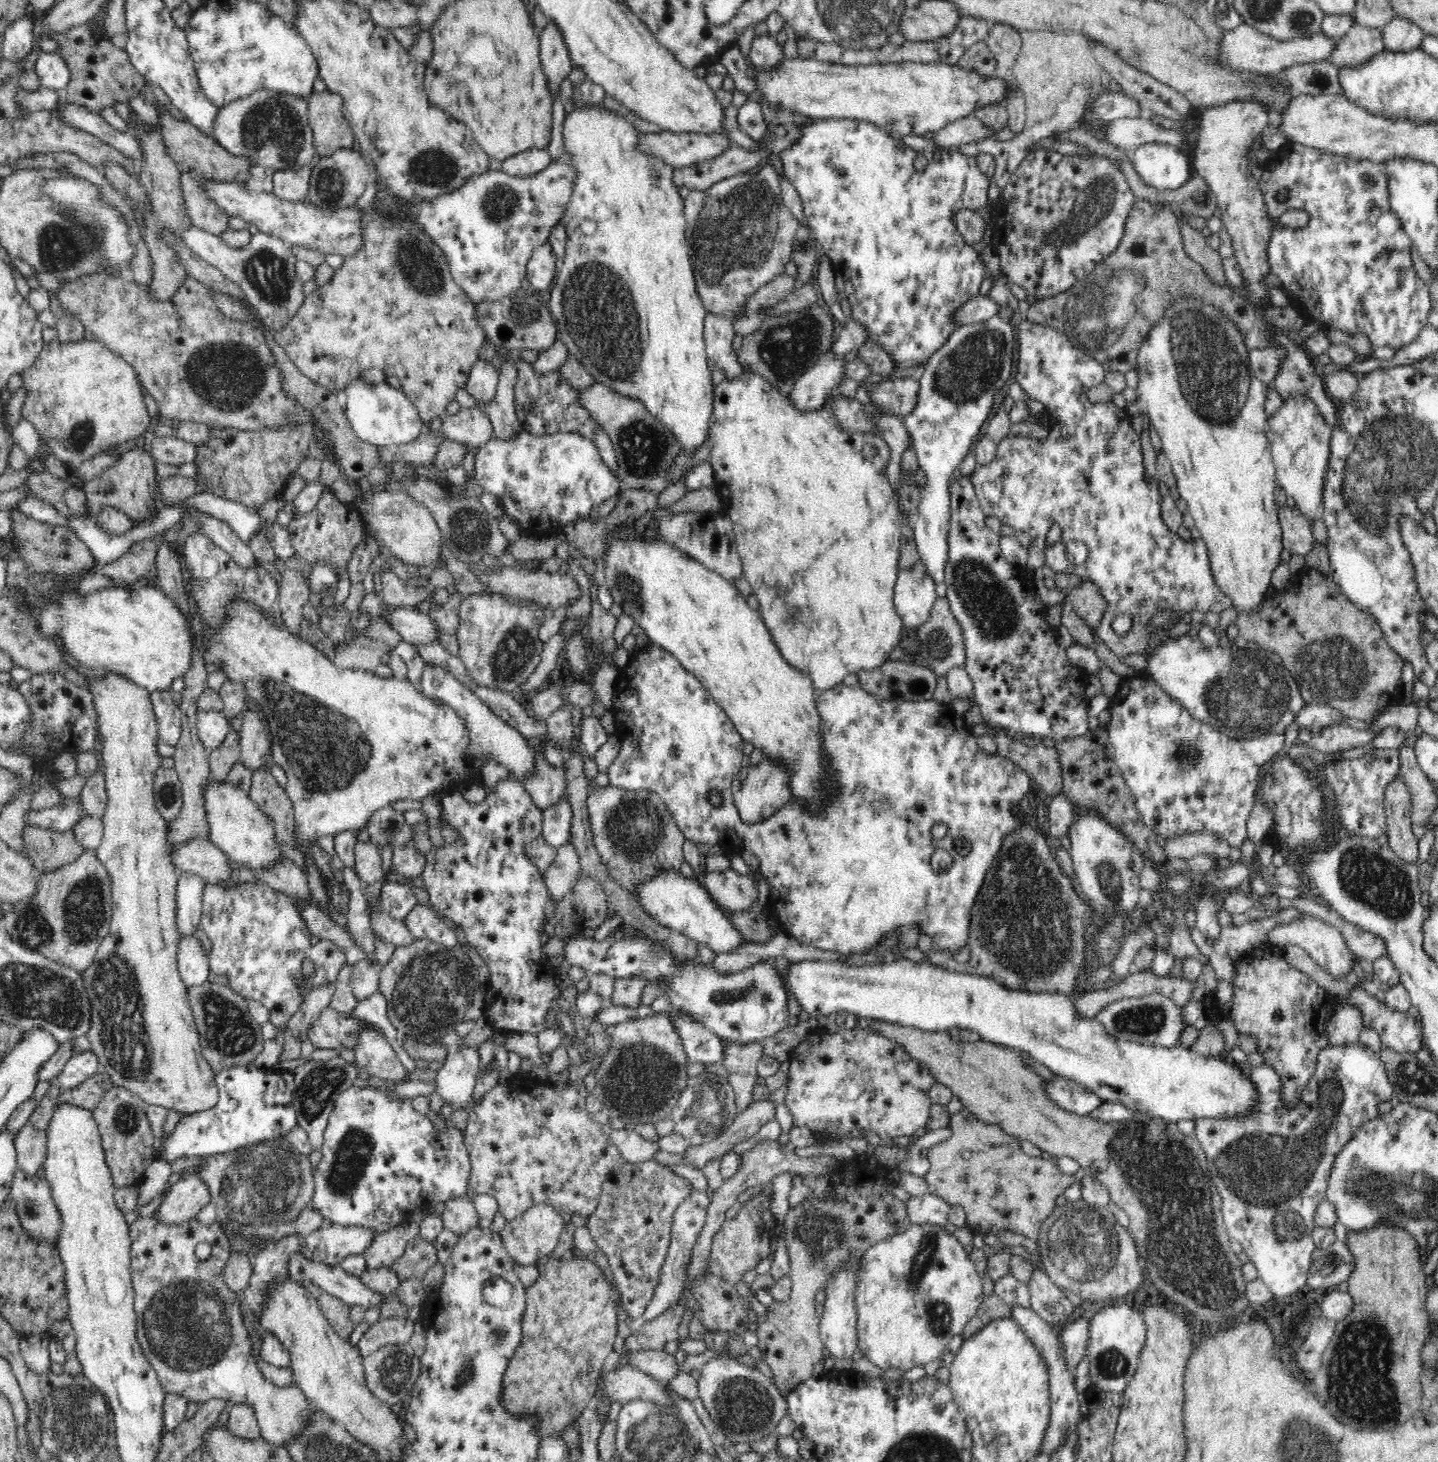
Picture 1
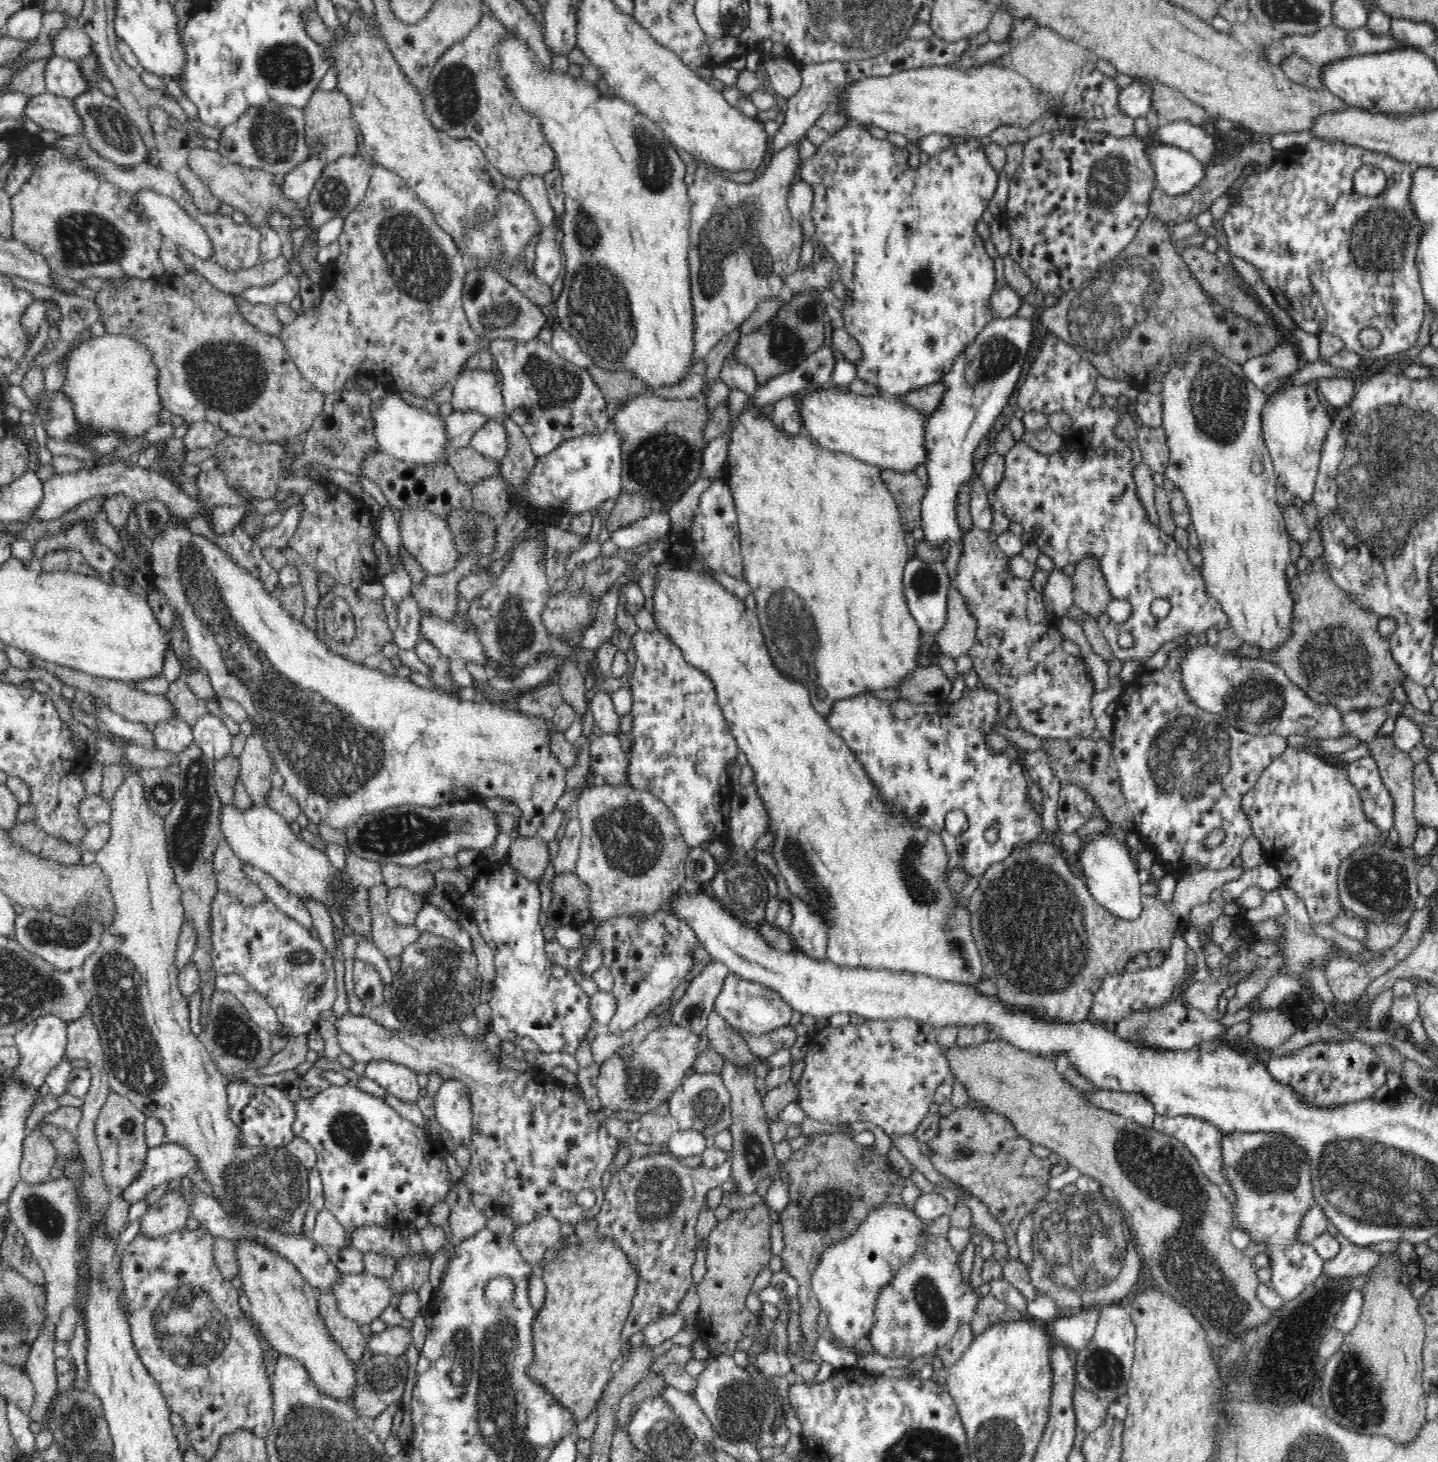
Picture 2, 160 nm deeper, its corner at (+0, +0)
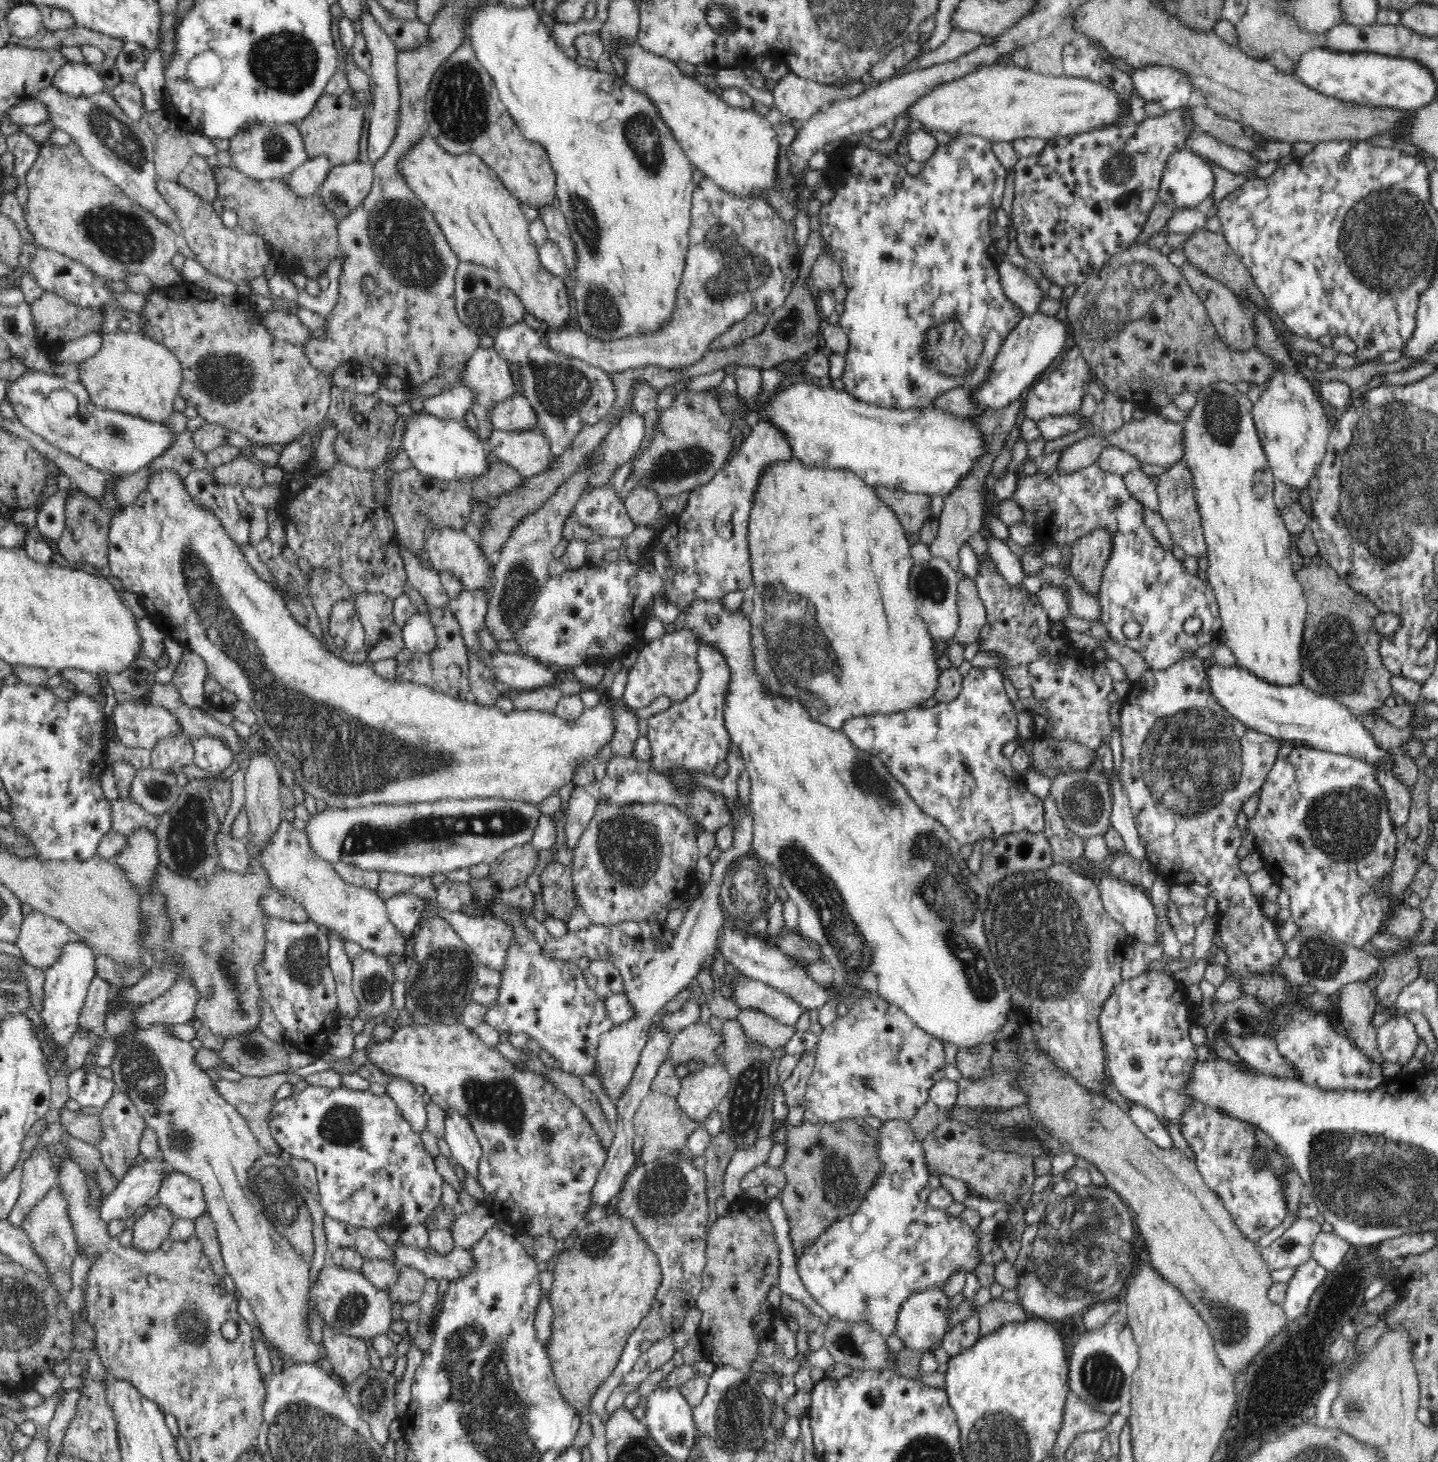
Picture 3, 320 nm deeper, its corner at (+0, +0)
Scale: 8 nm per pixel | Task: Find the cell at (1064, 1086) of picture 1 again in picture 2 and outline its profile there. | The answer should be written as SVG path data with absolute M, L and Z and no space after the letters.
M1094 1089L1093 1093L1084 1092L1084 1097L1104 1110L1125 1116L1146 1127L1152 1127L1154 1116L1156 1116L1152 1103L1140 1098L1140 1095Z

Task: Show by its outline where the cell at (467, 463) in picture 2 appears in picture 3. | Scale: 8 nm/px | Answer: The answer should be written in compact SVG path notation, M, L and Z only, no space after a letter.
M490 458L488 470L473 481L477 488L491 495L510 494L514 488L522 488L525 476L514 467Z

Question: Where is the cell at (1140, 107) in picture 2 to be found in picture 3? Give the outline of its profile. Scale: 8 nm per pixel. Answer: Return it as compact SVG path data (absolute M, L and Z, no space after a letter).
M1152 65L1135 69L1133 88L1145 101L1158 101L1166 111L1182 109L1193 92L1188 75L1174 67Z

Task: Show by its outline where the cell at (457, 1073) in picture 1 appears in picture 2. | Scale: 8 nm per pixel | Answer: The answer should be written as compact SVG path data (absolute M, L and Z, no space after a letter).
M444 1080L434 1097L435 1118L446 1129L450 1140L470 1148L472 1143L471 1099L461 1080Z

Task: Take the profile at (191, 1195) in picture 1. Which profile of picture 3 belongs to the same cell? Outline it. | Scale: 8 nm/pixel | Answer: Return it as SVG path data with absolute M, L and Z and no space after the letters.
M159 1204L136 1220L132 1232L132 1247L152 1252L169 1238L176 1217L168 1207Z

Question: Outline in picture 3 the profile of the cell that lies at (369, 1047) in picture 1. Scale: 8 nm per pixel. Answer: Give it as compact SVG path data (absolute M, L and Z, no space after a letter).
M388 1076L388 1084L384 1084L386 1093L394 1099L396 1106L402 1111L404 1118L411 1124L416 1133L426 1128L426 1103L416 1091L416 1086L402 1076Z

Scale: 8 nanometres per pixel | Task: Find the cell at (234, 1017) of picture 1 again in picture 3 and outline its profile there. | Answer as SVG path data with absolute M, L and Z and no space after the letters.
M260 1028L252 1030L252 1032L244 1032L238 1034L236 1038L224 1039L224 1046L219 1050L201 1047L197 1050L194 1062L200 1068L217 1068L228 1064L243 1076L272 1076L276 1072L287 1072L290 1068L288 1053L280 1043L270 1040Z

